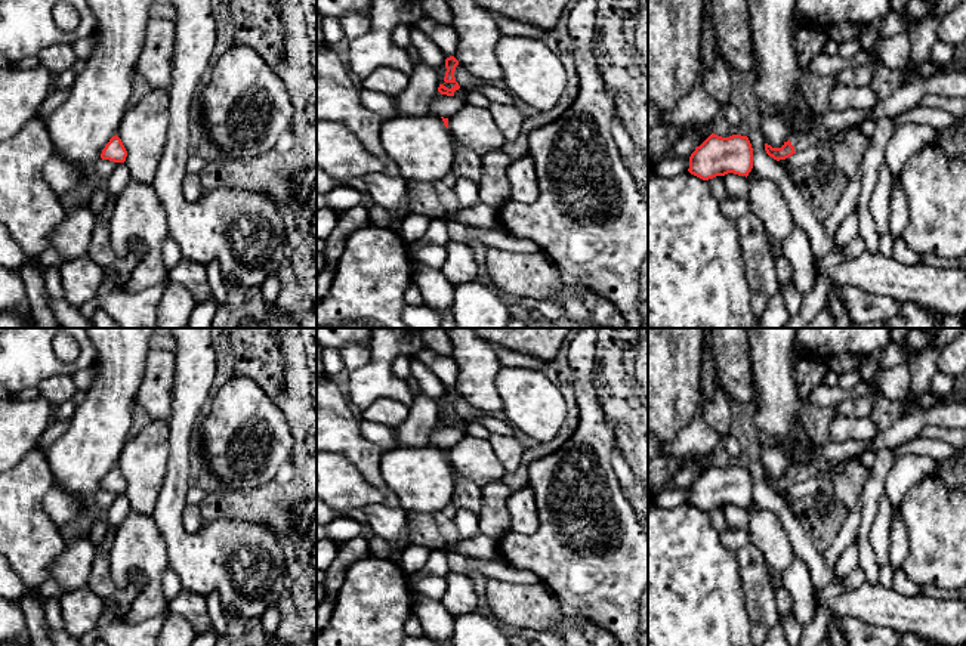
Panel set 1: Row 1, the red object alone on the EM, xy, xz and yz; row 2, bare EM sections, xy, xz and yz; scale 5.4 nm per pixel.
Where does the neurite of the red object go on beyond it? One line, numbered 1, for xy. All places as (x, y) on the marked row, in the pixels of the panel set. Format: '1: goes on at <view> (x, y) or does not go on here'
1: does not go on here

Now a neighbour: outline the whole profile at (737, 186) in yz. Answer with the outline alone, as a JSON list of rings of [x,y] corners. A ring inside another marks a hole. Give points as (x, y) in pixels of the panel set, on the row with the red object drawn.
[[[728,173],[723,176],[723,183],[728,197],[734,200],[743,200],[747,198],[750,182],[746,176],[738,176],[734,173]]]

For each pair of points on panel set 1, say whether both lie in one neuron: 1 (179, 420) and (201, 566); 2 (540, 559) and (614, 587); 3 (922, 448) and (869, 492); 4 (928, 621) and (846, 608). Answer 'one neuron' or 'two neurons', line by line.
1: one neuron
2: one neuron
3: two neurons
4: one neuron

